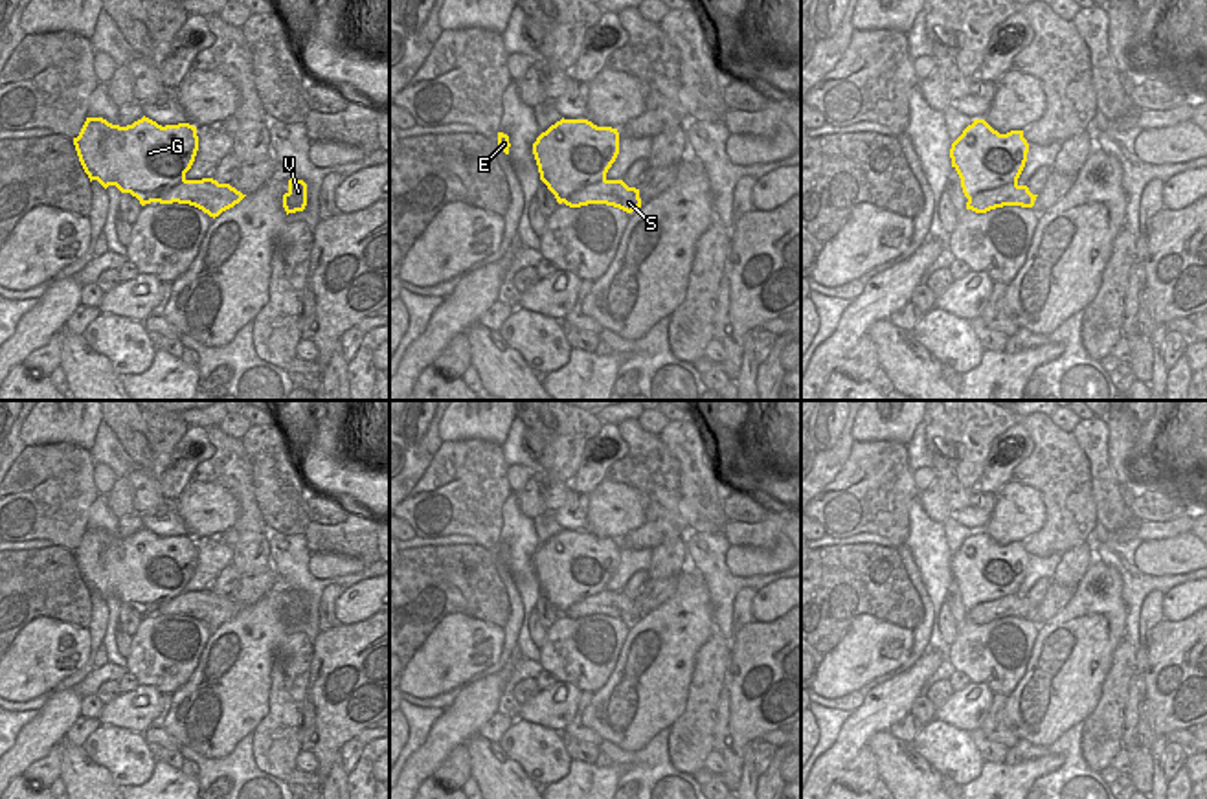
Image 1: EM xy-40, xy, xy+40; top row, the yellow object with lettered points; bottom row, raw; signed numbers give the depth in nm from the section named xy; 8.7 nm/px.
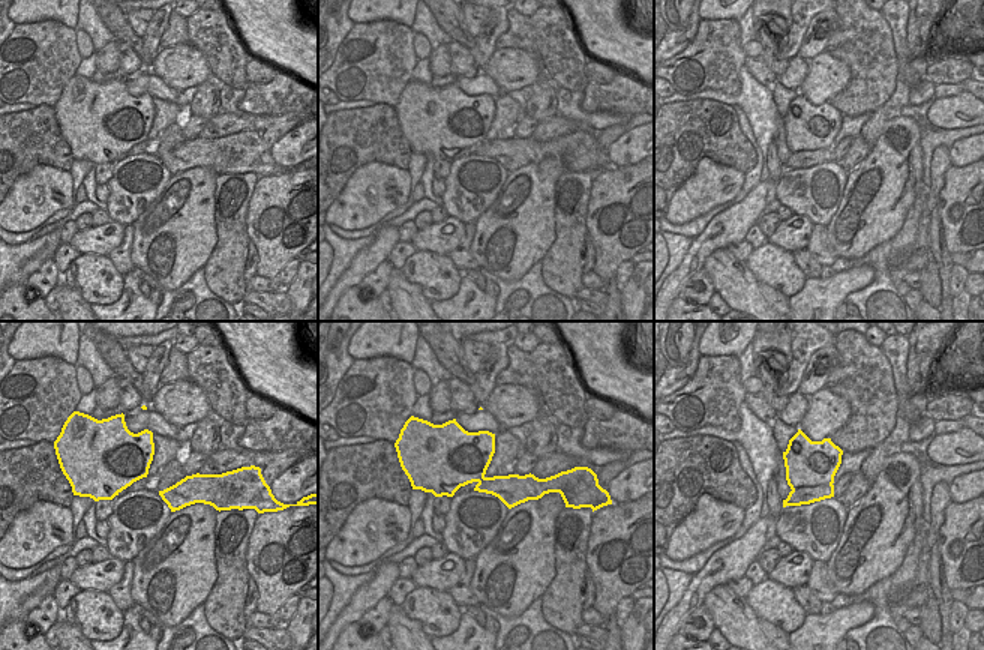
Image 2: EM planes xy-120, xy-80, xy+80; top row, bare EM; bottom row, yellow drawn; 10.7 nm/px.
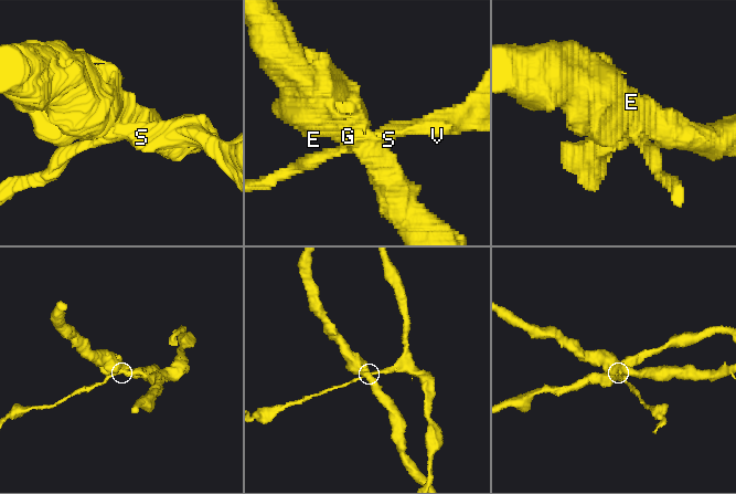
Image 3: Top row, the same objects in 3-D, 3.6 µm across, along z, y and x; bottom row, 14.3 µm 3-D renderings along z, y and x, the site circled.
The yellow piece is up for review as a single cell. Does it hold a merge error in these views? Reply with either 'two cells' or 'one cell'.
one cell

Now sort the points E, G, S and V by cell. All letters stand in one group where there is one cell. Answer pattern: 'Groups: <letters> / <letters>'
Groups: E G S V.

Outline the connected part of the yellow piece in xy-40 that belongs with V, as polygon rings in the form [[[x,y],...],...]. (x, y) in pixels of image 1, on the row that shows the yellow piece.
[[[288,180],[288,191],[283,195],[283,208],[288,213],[303,211],[307,206],[307,184],[303,180]]]

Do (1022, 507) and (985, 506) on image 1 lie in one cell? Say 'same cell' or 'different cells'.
different cells

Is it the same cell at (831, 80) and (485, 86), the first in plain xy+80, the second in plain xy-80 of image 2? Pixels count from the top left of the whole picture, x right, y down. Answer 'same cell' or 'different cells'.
different cells

